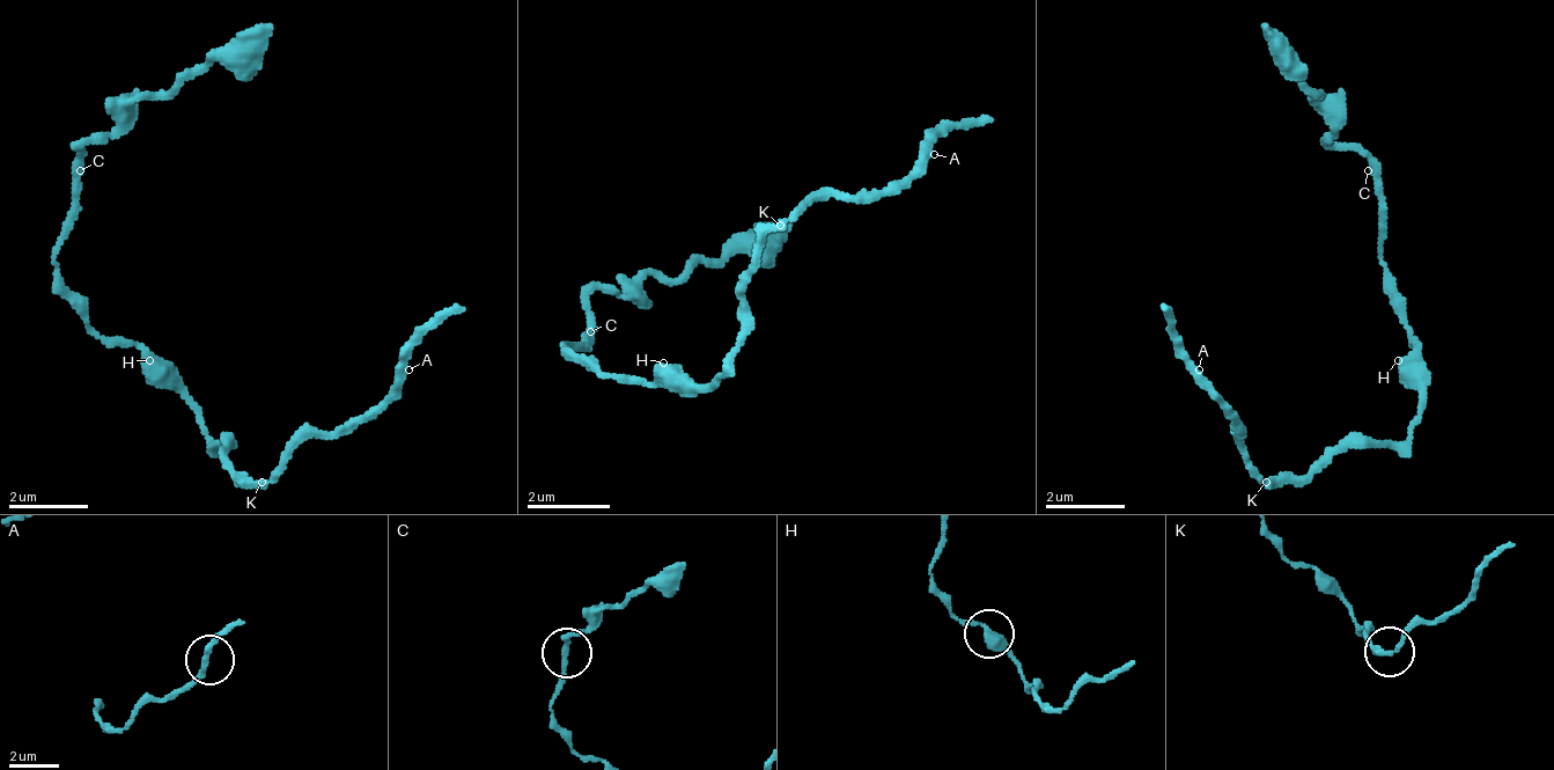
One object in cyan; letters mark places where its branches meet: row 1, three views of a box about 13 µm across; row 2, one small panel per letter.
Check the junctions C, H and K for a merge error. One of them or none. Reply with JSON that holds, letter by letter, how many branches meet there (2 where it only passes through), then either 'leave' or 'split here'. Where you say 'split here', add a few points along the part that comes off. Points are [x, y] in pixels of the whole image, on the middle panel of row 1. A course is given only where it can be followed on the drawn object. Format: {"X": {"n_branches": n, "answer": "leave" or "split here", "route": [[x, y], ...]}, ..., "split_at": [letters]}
{"C": {"n_branches": 2, "answer": "leave"}, "H": {"n_branches": 2, "answer": "leave"}, "K": {"n_branches": 2, "answer": "leave"}, "split_at": []}

